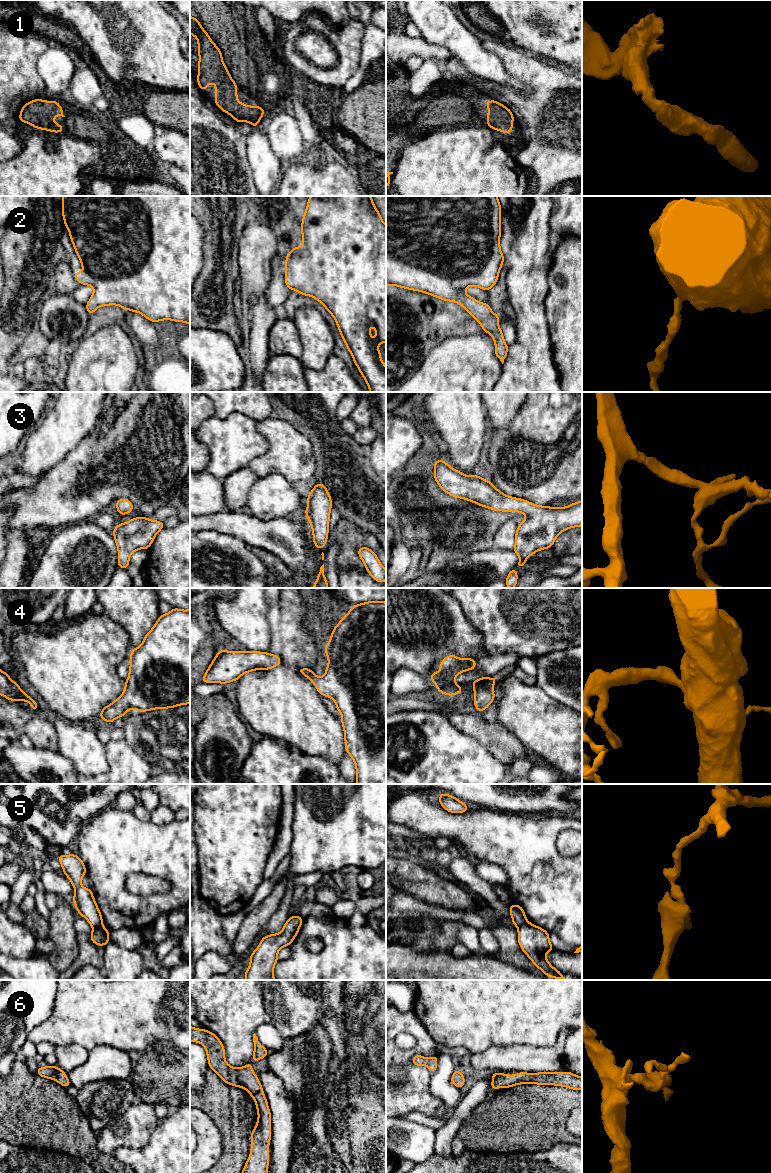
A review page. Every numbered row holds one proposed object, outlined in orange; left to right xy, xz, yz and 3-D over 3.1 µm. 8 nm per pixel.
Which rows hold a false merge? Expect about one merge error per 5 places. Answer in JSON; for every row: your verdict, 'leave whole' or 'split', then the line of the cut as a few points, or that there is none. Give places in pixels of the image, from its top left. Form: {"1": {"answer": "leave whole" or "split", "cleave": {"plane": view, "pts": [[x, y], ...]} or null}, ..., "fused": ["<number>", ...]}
{"1": {"answer": "leave whole", "cleave": null}, "2": {"answer": "leave whole", "cleave": null}, "3": {"answer": "leave whole", "cleave": null}, "4": {"answer": "leave whole", "cleave": null}, "5": {"answer": "split", "cleave": {"plane": "yz", "pts": [[527, 921], [518, 928]]}}, "6": {"answer": "leave whole", "cleave": null}, "fused": ["5"]}

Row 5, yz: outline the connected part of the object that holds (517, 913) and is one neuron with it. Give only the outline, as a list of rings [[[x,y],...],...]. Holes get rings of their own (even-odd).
[[[512,904],[509,906],[509,911],[512,917],[513,925],[515,925],[517,928],[528,922],[524,910],[521,906]]]

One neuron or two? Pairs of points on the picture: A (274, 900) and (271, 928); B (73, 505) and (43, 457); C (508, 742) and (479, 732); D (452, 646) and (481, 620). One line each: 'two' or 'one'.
A: two
B: two
C: one
D: two

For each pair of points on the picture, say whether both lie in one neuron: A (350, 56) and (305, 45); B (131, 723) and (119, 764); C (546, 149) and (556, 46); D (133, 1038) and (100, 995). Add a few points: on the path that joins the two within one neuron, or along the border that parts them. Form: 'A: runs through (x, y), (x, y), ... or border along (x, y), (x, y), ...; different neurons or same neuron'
A: border along (322, 34), (336, 53), (336, 62), (327, 69); different neurons
B: border along (124, 738), (142, 757); different neurons
C: border along (532, 53), (559, 63), (571, 70); different neurons
D: runs through (131, 1027), (110, 1006); same neuron

